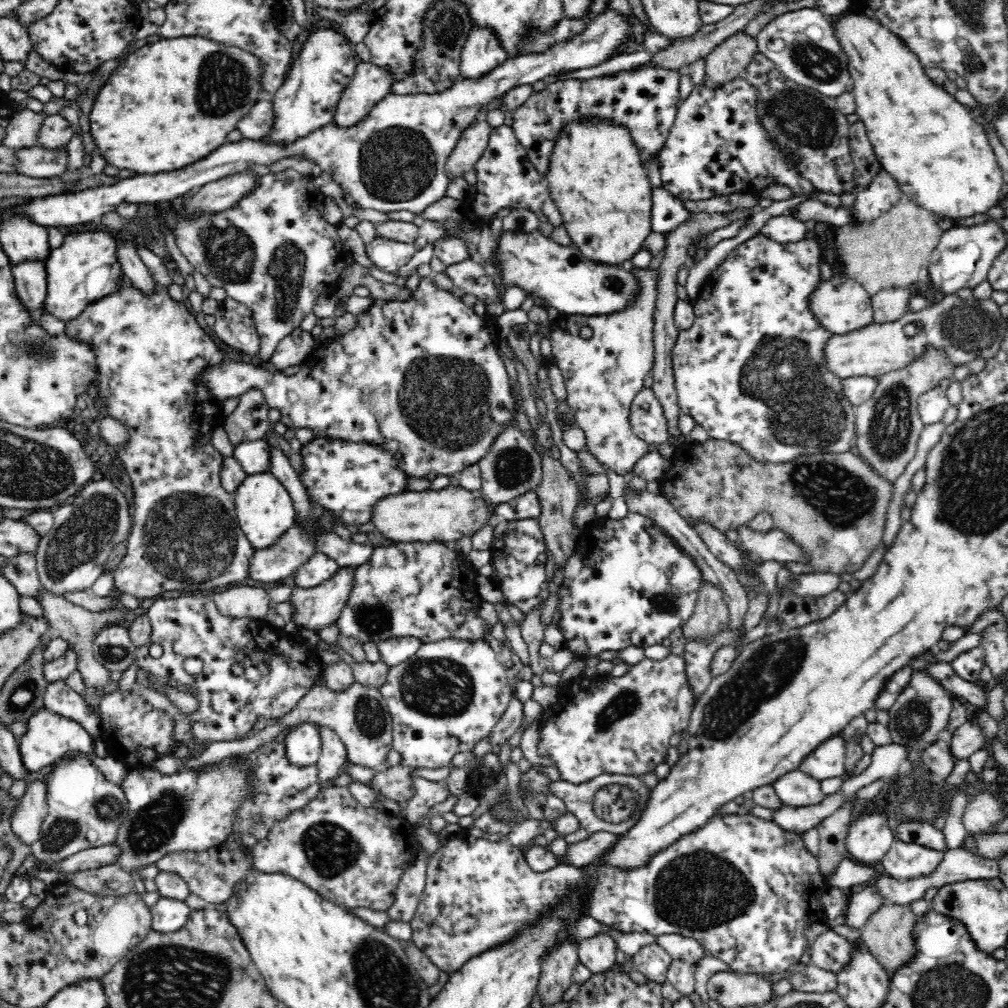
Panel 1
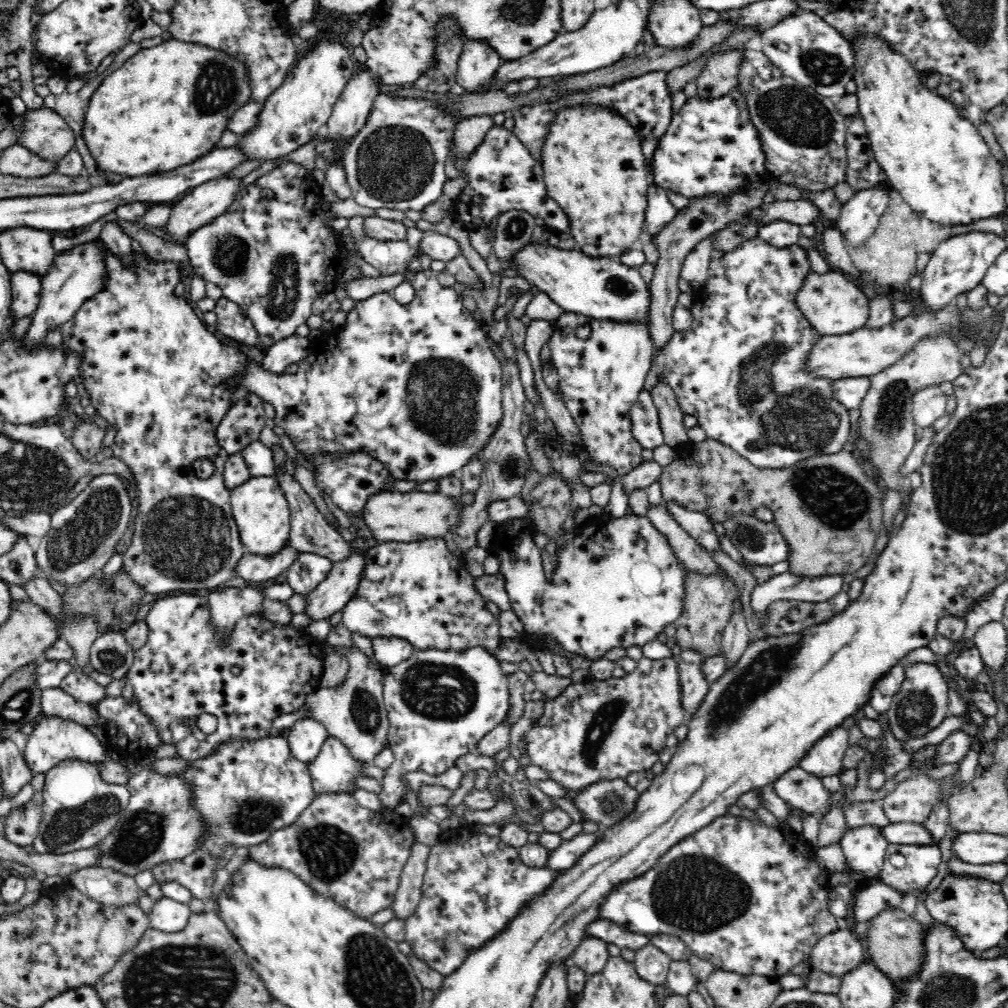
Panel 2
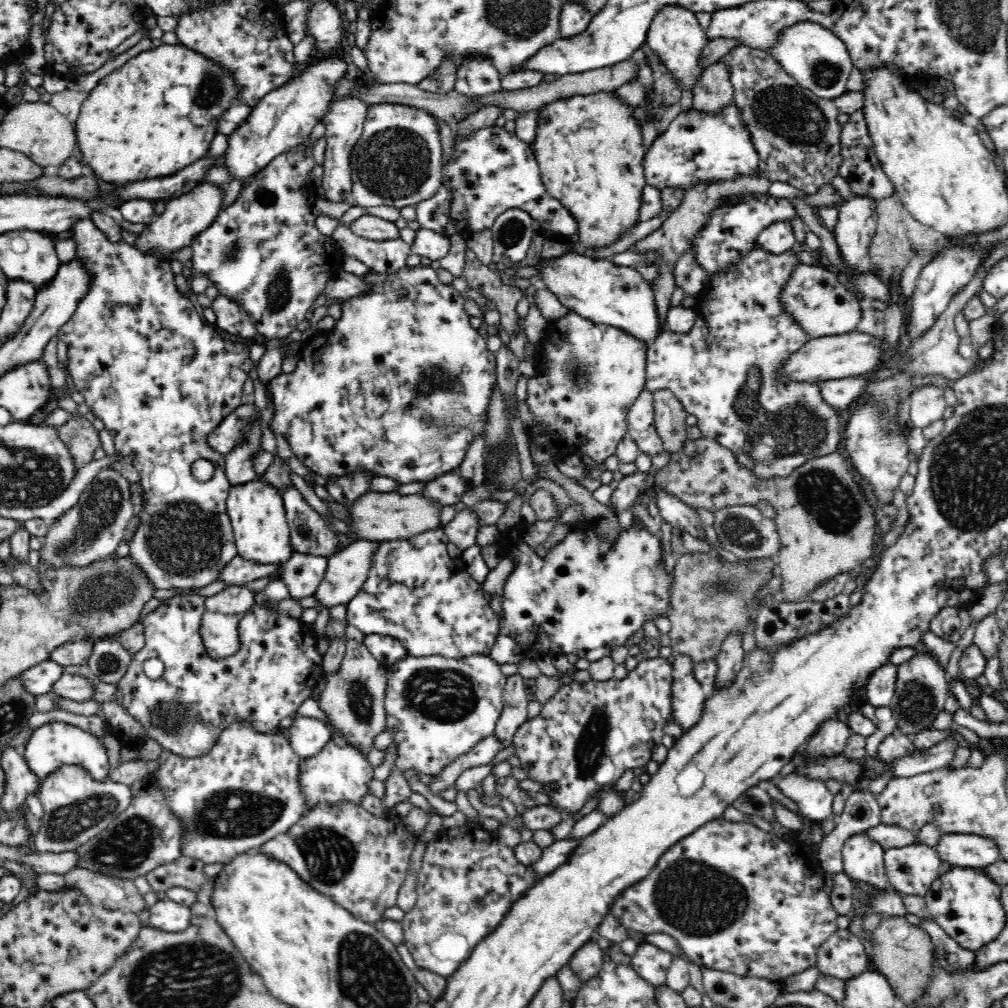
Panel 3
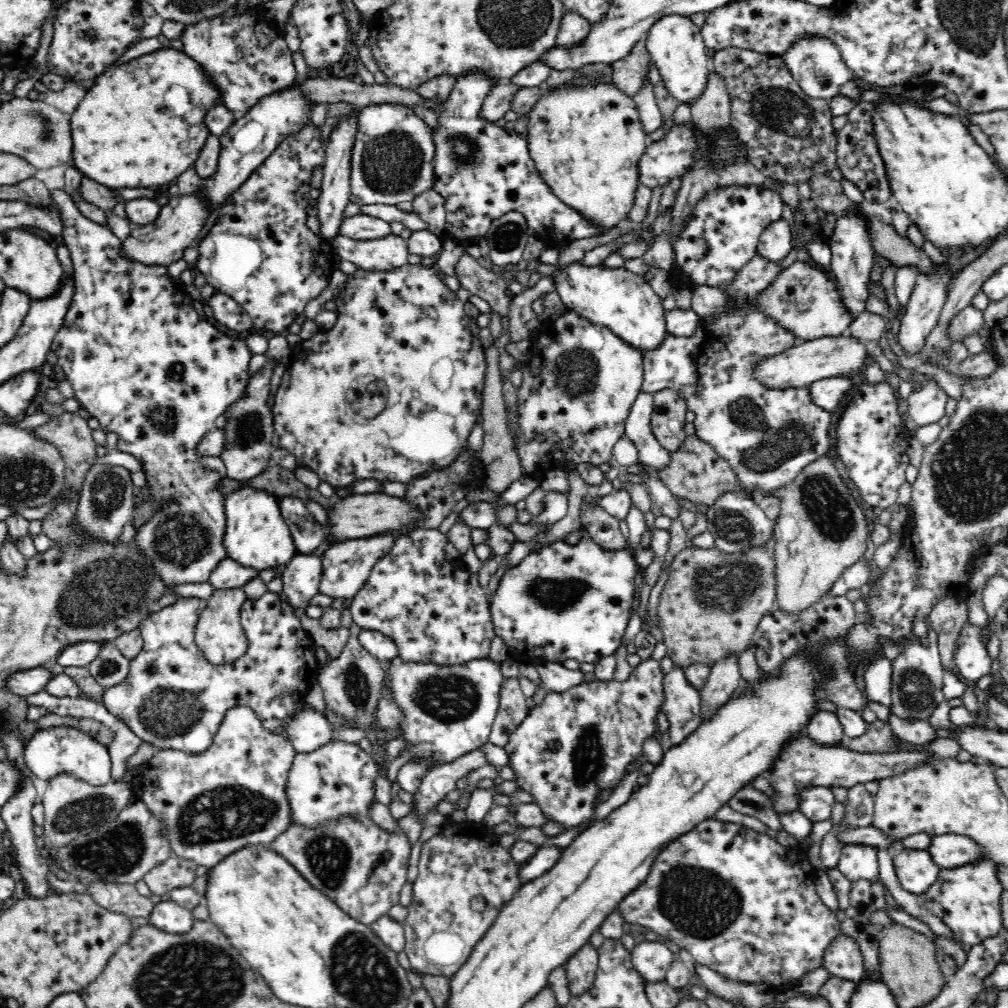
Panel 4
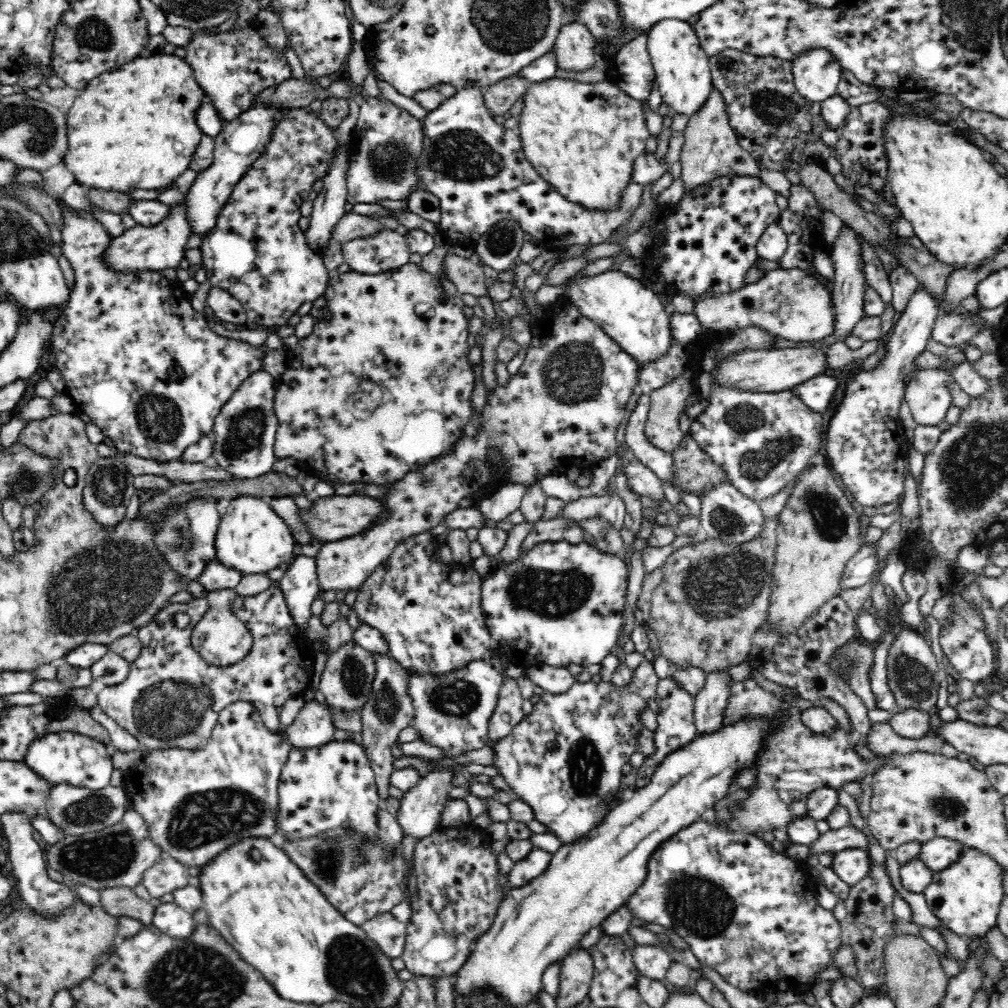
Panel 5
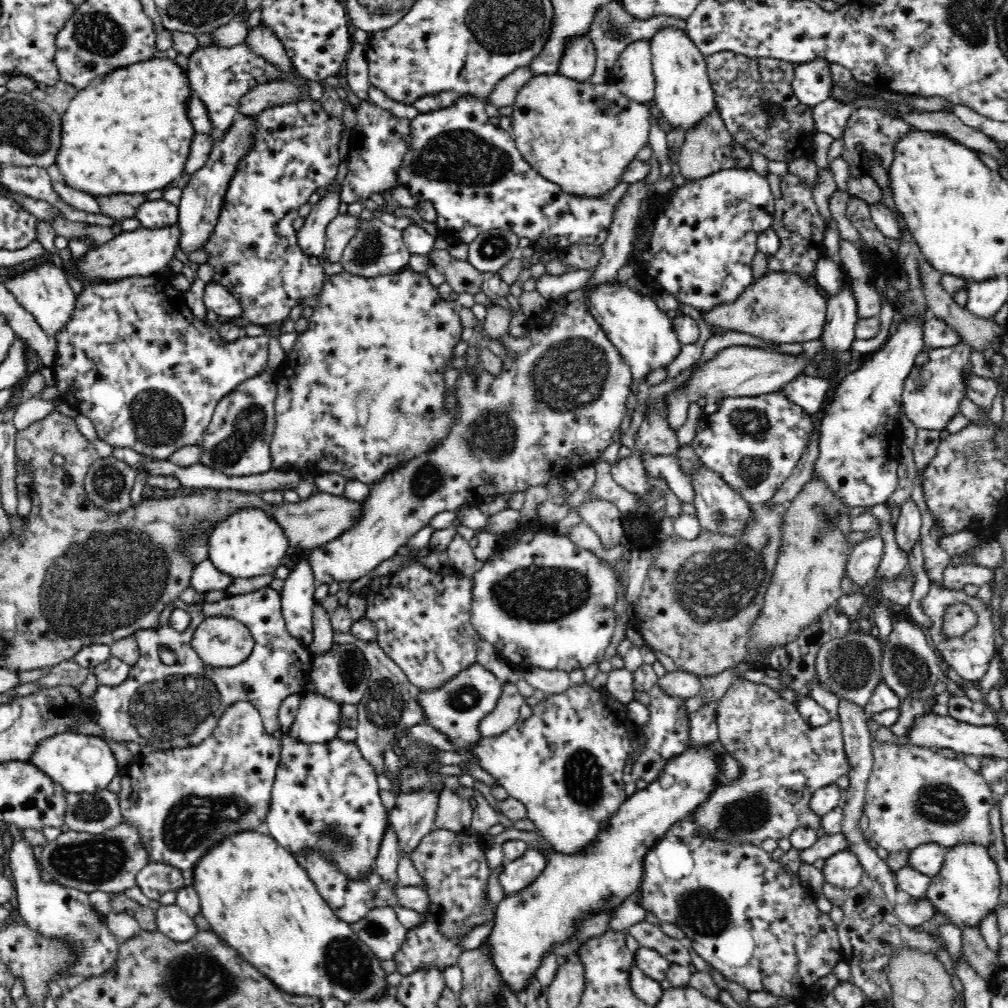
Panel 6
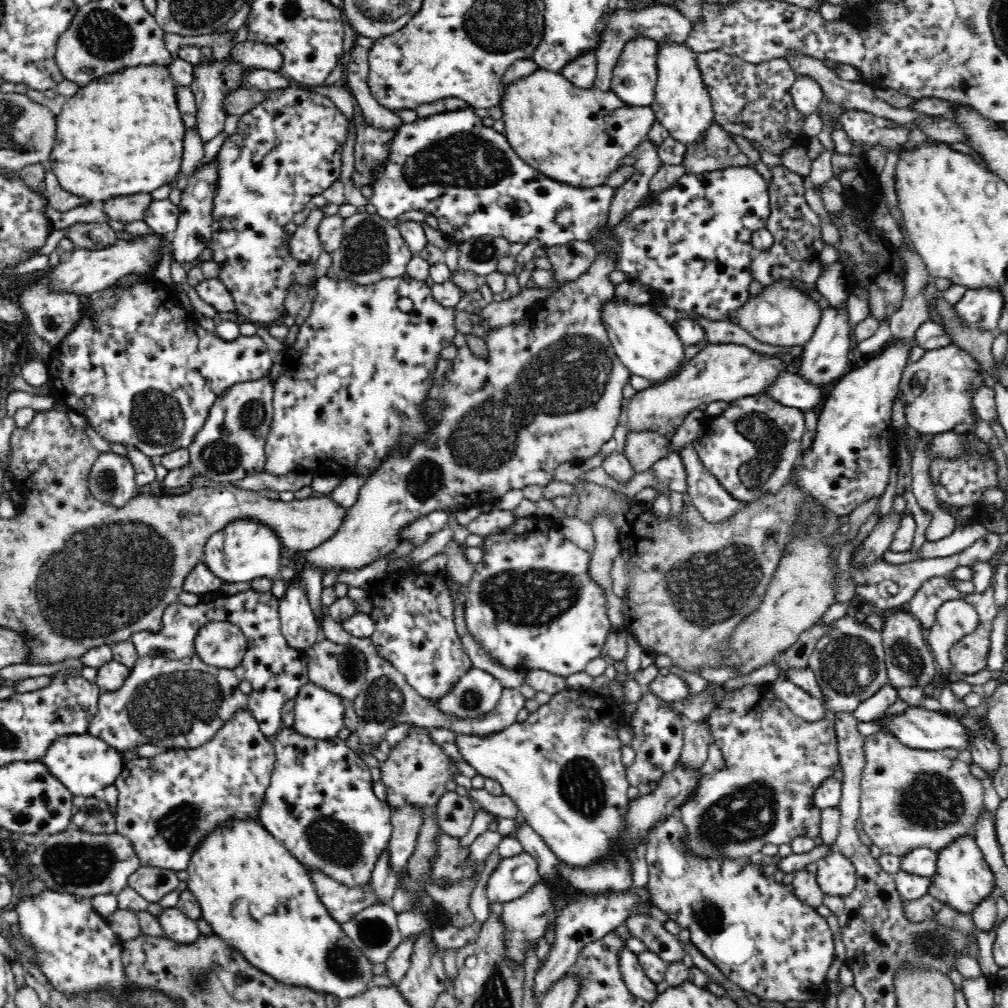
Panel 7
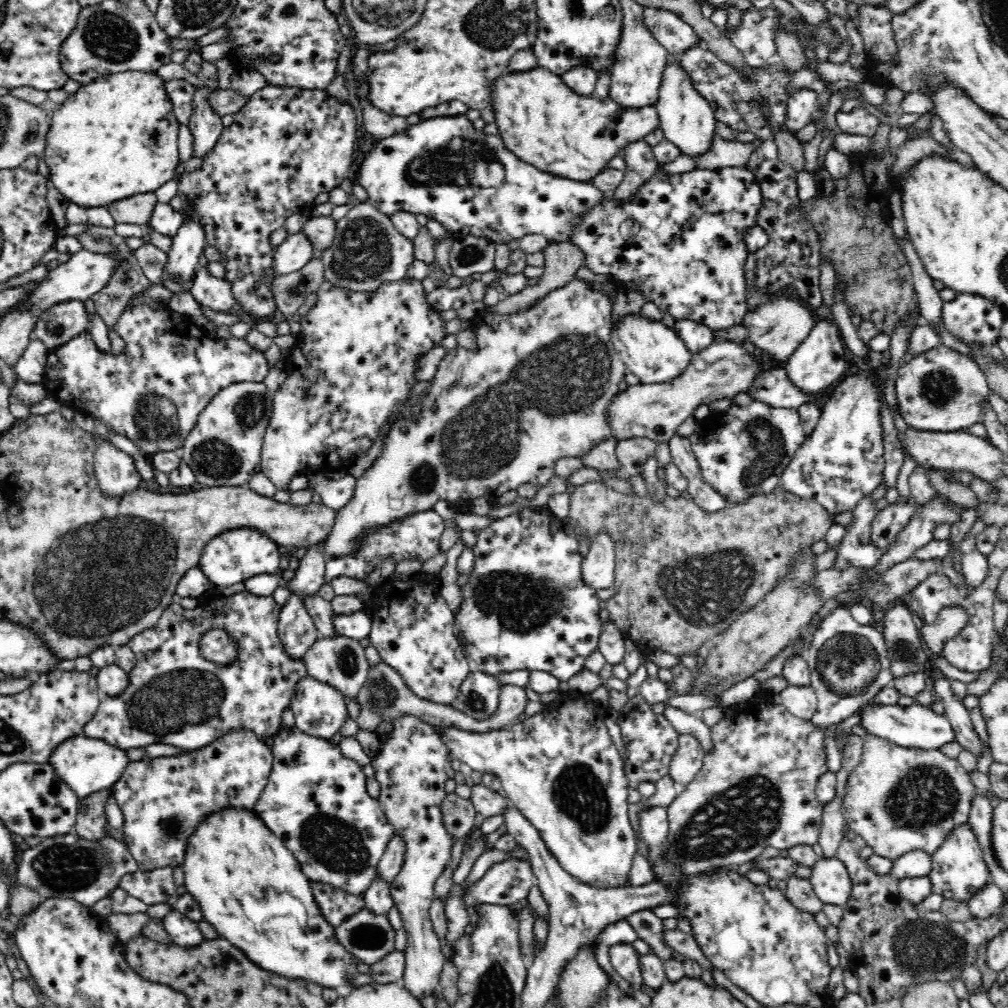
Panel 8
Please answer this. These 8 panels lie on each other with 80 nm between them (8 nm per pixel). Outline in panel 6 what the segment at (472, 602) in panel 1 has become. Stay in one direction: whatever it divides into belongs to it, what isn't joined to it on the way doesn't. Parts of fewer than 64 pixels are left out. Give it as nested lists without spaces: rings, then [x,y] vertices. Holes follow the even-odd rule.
[[[410,563],[401,570],[394,570],[394,573],[373,578],[360,590],[367,602],[365,617],[377,628],[376,642],[420,692],[440,690],[452,678],[476,663],[476,640],[481,638],[470,623],[472,584],[474,577],[462,577],[450,564],[434,566],[434,570],[431,570],[418,563]]]

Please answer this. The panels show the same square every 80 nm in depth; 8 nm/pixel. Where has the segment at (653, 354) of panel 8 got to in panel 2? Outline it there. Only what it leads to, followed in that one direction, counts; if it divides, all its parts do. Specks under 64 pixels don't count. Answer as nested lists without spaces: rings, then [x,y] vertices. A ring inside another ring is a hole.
[[[547,244],[526,246],[511,264],[525,279],[546,292],[563,311],[595,320],[645,324],[650,328],[651,292],[638,269],[610,257],[590,257],[579,249],[558,250]]]

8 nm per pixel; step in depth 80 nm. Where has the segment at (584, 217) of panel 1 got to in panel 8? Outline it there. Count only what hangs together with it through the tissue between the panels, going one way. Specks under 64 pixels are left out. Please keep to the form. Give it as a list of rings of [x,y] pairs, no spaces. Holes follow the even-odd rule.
[[[536,67],[524,72],[504,72],[490,84],[490,106],[494,113],[504,146],[524,162],[558,177],[580,180],[588,183],[606,168],[608,160],[620,155],[620,150],[628,142],[643,140],[660,126],[659,116],[654,105],[642,108],[618,106],[610,97],[598,99],[576,94],[562,80],[561,75]]]

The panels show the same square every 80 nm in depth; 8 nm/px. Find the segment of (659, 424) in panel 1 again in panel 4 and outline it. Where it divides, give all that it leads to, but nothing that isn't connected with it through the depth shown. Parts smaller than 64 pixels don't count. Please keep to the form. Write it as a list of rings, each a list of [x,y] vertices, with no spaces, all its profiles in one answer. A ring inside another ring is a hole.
[[[640,392],[625,420],[624,434],[638,449],[639,463],[660,472],[670,464],[670,452],[660,446],[650,430],[653,394]]]

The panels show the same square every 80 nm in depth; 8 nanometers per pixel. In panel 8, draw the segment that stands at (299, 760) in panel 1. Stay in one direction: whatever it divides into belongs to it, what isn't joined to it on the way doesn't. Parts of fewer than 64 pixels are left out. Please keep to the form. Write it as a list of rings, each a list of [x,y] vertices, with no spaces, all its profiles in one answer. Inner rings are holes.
[[[307,674],[297,683],[289,709],[294,713],[295,728],[315,738],[332,740],[348,718],[347,703],[348,699],[340,691]]]

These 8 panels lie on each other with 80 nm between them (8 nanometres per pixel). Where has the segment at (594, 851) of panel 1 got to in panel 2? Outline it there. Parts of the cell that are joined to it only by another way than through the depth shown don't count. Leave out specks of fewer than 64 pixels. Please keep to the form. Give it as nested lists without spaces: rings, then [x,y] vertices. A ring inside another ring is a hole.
[[[602,828],[593,834],[579,833],[569,840],[562,840],[562,844],[554,850],[548,850],[548,858],[544,862],[546,869],[560,871],[576,864],[576,860],[594,846],[598,840],[598,834],[602,834]]]

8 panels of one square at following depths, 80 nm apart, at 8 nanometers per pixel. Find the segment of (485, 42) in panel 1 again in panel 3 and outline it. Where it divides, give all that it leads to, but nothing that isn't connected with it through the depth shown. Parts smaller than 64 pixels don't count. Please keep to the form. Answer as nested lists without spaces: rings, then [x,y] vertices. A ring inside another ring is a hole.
[[[480,57],[464,59],[457,66],[456,76],[454,92],[470,99],[472,103],[503,90],[502,76],[492,65],[492,61],[482,60]]]

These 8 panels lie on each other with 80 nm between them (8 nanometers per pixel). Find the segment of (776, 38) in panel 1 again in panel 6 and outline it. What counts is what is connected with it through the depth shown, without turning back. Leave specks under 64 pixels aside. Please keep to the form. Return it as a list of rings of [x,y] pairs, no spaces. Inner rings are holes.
[[[814,59],[795,65],[795,77],[791,87],[802,105],[814,108],[828,98],[832,80],[828,61]]]

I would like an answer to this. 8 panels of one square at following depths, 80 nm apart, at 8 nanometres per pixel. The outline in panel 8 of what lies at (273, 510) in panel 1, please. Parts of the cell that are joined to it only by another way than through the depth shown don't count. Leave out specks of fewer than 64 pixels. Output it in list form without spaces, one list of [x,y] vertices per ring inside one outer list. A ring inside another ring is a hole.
[[[238,527],[215,536],[201,552],[198,567],[216,591],[231,585],[246,582],[259,574],[279,574],[284,567],[284,560],[278,551],[279,545],[264,533],[248,527]]]

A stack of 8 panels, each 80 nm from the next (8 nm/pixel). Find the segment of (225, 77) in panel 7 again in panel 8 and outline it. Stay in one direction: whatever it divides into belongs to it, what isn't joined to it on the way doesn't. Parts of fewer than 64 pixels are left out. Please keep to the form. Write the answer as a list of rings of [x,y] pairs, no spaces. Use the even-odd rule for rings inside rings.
[[[206,88],[195,90],[192,114],[186,124],[193,136],[192,157],[194,158],[204,158],[212,150],[224,128],[221,116],[216,115],[206,101],[210,92]]]

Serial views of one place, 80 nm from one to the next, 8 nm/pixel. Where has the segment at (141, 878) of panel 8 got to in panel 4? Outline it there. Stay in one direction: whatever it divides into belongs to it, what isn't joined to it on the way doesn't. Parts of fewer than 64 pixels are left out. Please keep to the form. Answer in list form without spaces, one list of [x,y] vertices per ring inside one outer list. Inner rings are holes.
[[[171,853],[166,861],[147,872],[143,881],[148,885],[152,895],[161,896],[175,888],[190,886],[196,878],[196,867],[196,863]]]

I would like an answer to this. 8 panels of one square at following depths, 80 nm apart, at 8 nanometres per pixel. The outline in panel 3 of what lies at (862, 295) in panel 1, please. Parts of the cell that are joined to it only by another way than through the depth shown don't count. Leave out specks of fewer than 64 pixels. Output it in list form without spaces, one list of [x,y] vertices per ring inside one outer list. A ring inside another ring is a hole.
[[[800,262],[794,266],[790,278],[782,286],[778,298],[780,305],[809,339],[852,332],[862,317],[864,302],[856,301],[847,284],[834,272],[825,264],[816,266]]]

